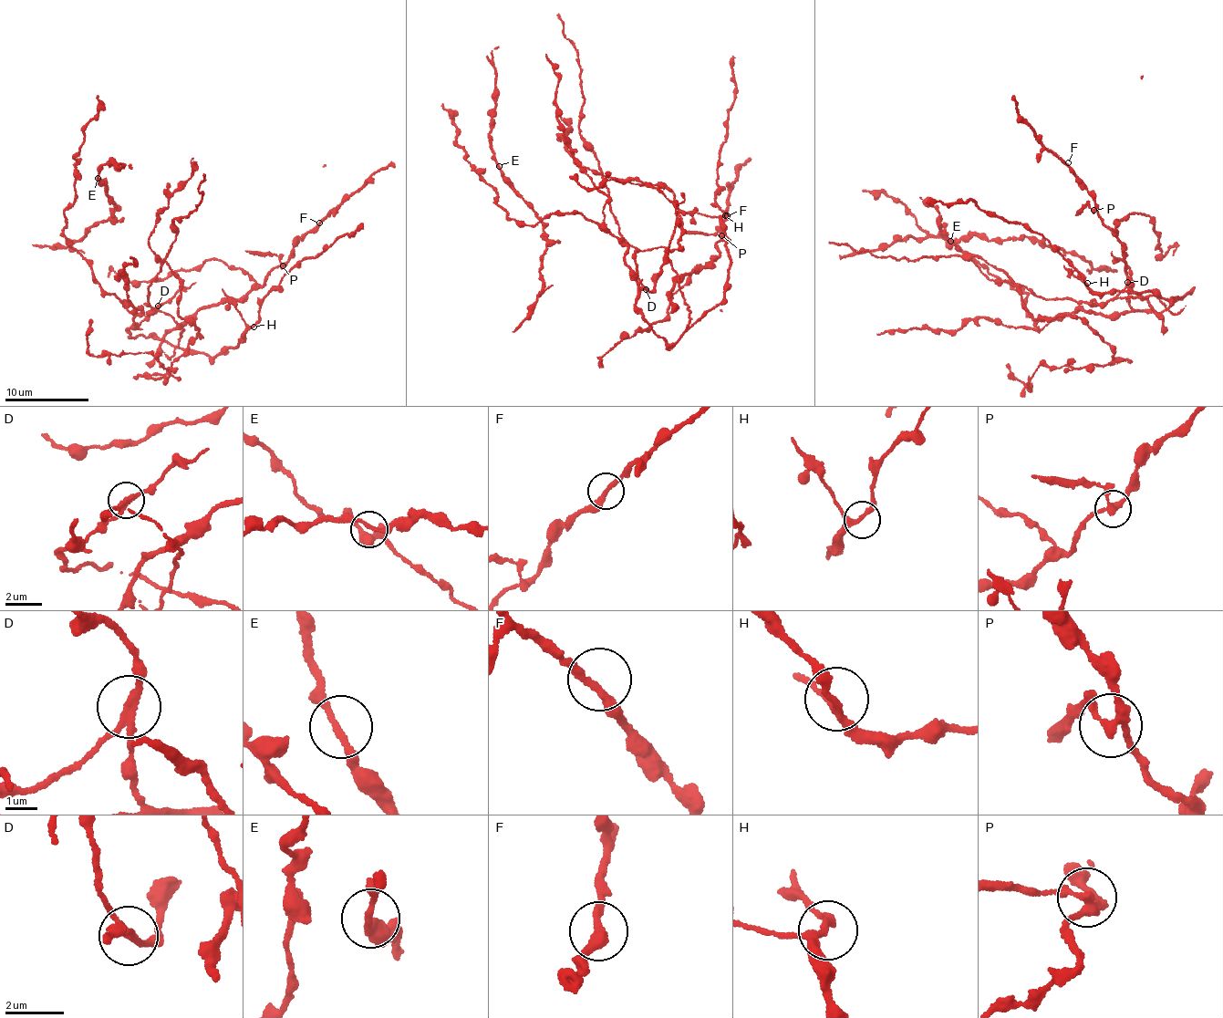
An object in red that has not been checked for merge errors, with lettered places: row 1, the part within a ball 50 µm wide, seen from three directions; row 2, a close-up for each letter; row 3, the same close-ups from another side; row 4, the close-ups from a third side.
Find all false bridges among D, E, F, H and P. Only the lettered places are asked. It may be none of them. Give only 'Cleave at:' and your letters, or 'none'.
Cleave at: D, P

